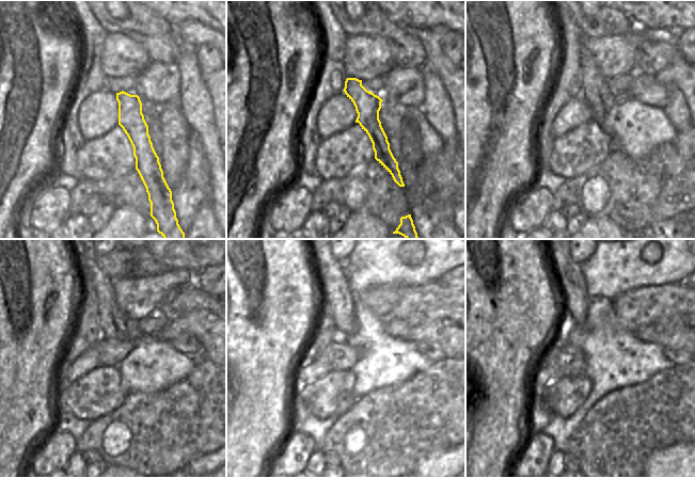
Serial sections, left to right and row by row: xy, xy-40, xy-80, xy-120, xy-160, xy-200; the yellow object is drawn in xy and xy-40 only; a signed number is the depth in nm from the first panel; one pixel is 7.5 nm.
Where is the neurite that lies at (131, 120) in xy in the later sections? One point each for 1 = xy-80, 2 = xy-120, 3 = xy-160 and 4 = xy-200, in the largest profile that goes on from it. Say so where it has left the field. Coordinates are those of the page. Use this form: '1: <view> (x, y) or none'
1: xy-80 (595, 91)
2: xy-120 (113, 323)
3: xy-160 (332, 276)
4: xy-200 (569, 276)

